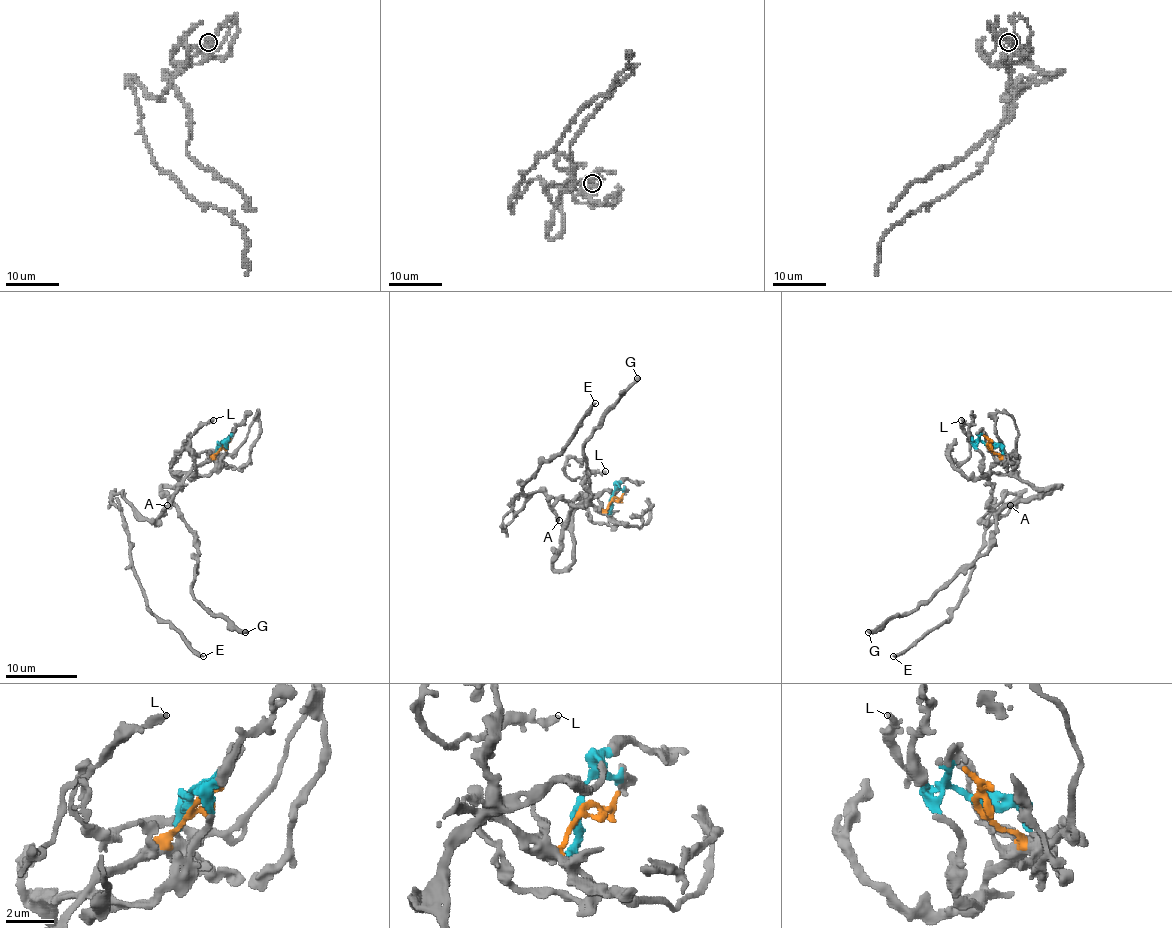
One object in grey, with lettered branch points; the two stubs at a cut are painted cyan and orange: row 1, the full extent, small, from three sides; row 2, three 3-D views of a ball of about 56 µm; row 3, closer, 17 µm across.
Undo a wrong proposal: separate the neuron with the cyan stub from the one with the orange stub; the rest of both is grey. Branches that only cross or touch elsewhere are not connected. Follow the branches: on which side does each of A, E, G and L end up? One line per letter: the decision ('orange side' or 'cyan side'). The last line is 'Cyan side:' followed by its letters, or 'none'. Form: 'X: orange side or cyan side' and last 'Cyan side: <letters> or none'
A: orange side
E: orange side
G: cyan side
L: cyan side
Cyan side: G, L

